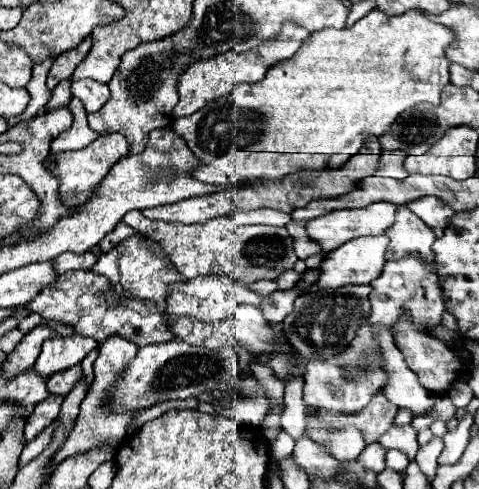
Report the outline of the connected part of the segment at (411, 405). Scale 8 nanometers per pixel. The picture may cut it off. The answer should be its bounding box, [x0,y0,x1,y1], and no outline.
[374,327,434,415]

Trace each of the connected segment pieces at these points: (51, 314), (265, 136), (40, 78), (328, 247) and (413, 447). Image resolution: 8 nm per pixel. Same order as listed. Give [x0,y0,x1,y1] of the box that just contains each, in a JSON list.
[[28,271,174,347],[172,9,456,185],[8,57,54,127],[308,201,396,253],[378,425,418,459]]

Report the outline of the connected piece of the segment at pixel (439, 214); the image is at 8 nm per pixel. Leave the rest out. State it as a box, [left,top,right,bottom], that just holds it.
[408,197,456,237]

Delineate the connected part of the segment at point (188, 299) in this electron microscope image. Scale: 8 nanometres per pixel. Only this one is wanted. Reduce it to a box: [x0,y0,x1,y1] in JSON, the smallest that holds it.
[166,275,264,323]

